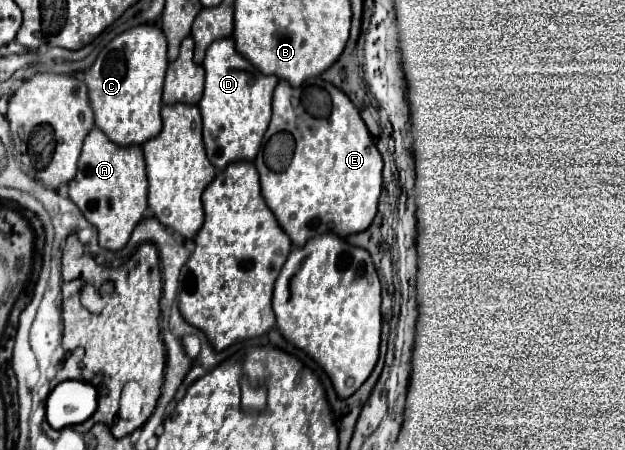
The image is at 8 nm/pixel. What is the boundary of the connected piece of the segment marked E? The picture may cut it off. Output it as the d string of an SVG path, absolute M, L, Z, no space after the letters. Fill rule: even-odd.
M280 81L276 85L274 101L272 101L272 121L266 131L266 143L262 147L266 163L258 165L262 179L260 183L264 189L262 195L294 245L304 245L304 241L328 231L340 237L348 237L350 233L364 231L376 215L376 205L382 191L382 157L376 149L374 137L370 135L366 123L360 117L360 111L342 89L334 87L328 81L326 81L326 89L332 95L332 115L328 119L314 119L304 111L302 105L294 107L294 89L290 89L286 81ZM288 135L294 137L294 143L274 143L276 141L274 137L288 137Z

